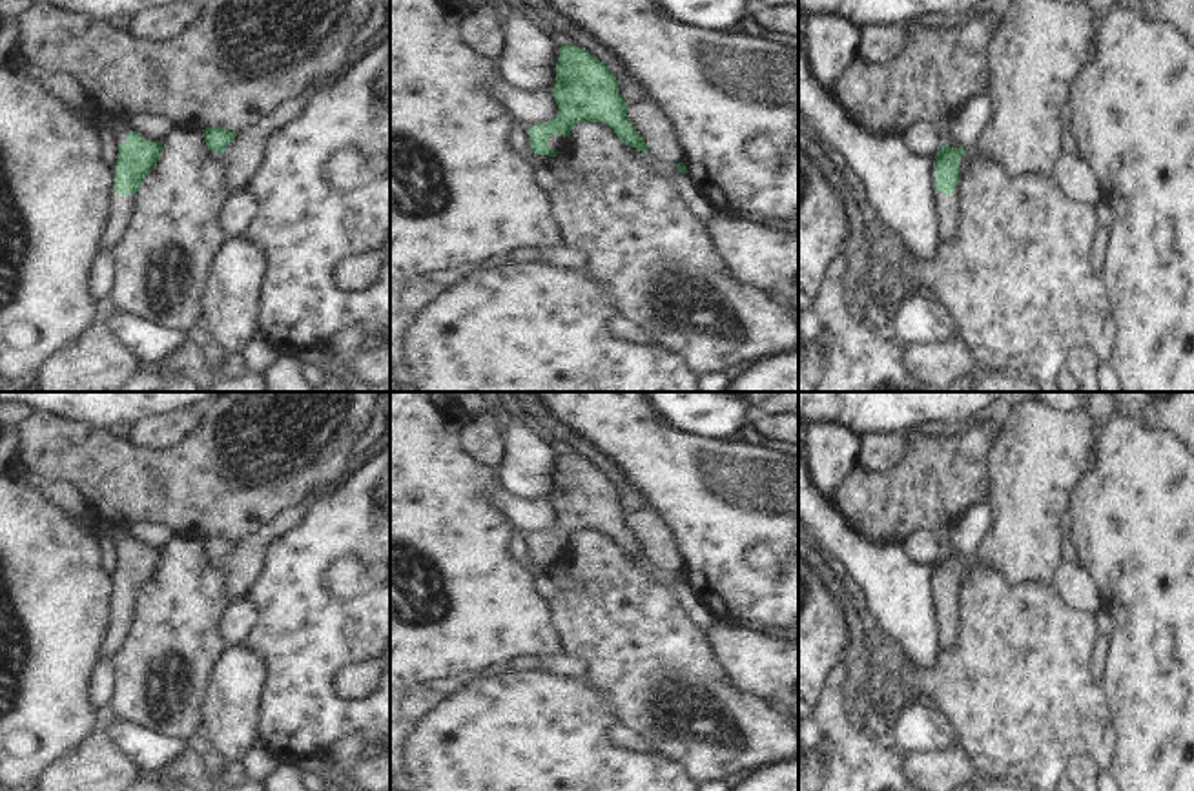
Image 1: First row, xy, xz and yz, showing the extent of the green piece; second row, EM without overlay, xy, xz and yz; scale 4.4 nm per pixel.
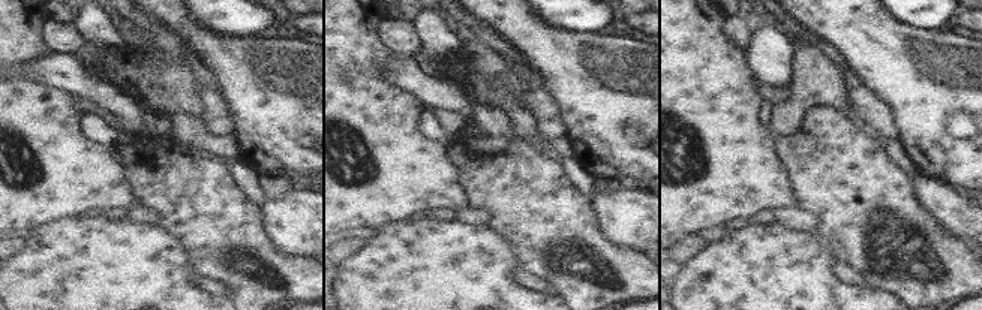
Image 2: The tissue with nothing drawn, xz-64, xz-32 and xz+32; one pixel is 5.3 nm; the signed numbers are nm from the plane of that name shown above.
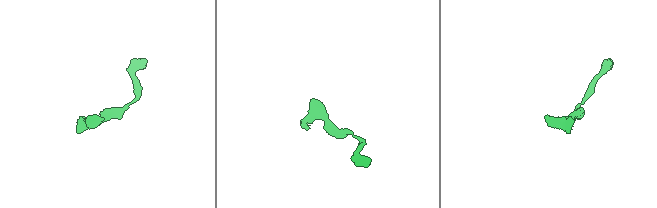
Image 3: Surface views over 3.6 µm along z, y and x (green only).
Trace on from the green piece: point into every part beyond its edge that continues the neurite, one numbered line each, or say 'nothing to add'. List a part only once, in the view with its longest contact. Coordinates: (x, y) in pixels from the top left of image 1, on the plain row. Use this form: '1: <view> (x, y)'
1: xy (121, 622).

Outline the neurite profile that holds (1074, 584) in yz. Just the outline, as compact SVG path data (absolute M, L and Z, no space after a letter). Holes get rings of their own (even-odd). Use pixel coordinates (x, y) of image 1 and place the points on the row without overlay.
M1065 560L1052 585L1072 609L1096 612L1103 607L1101 591L1079 561Z

